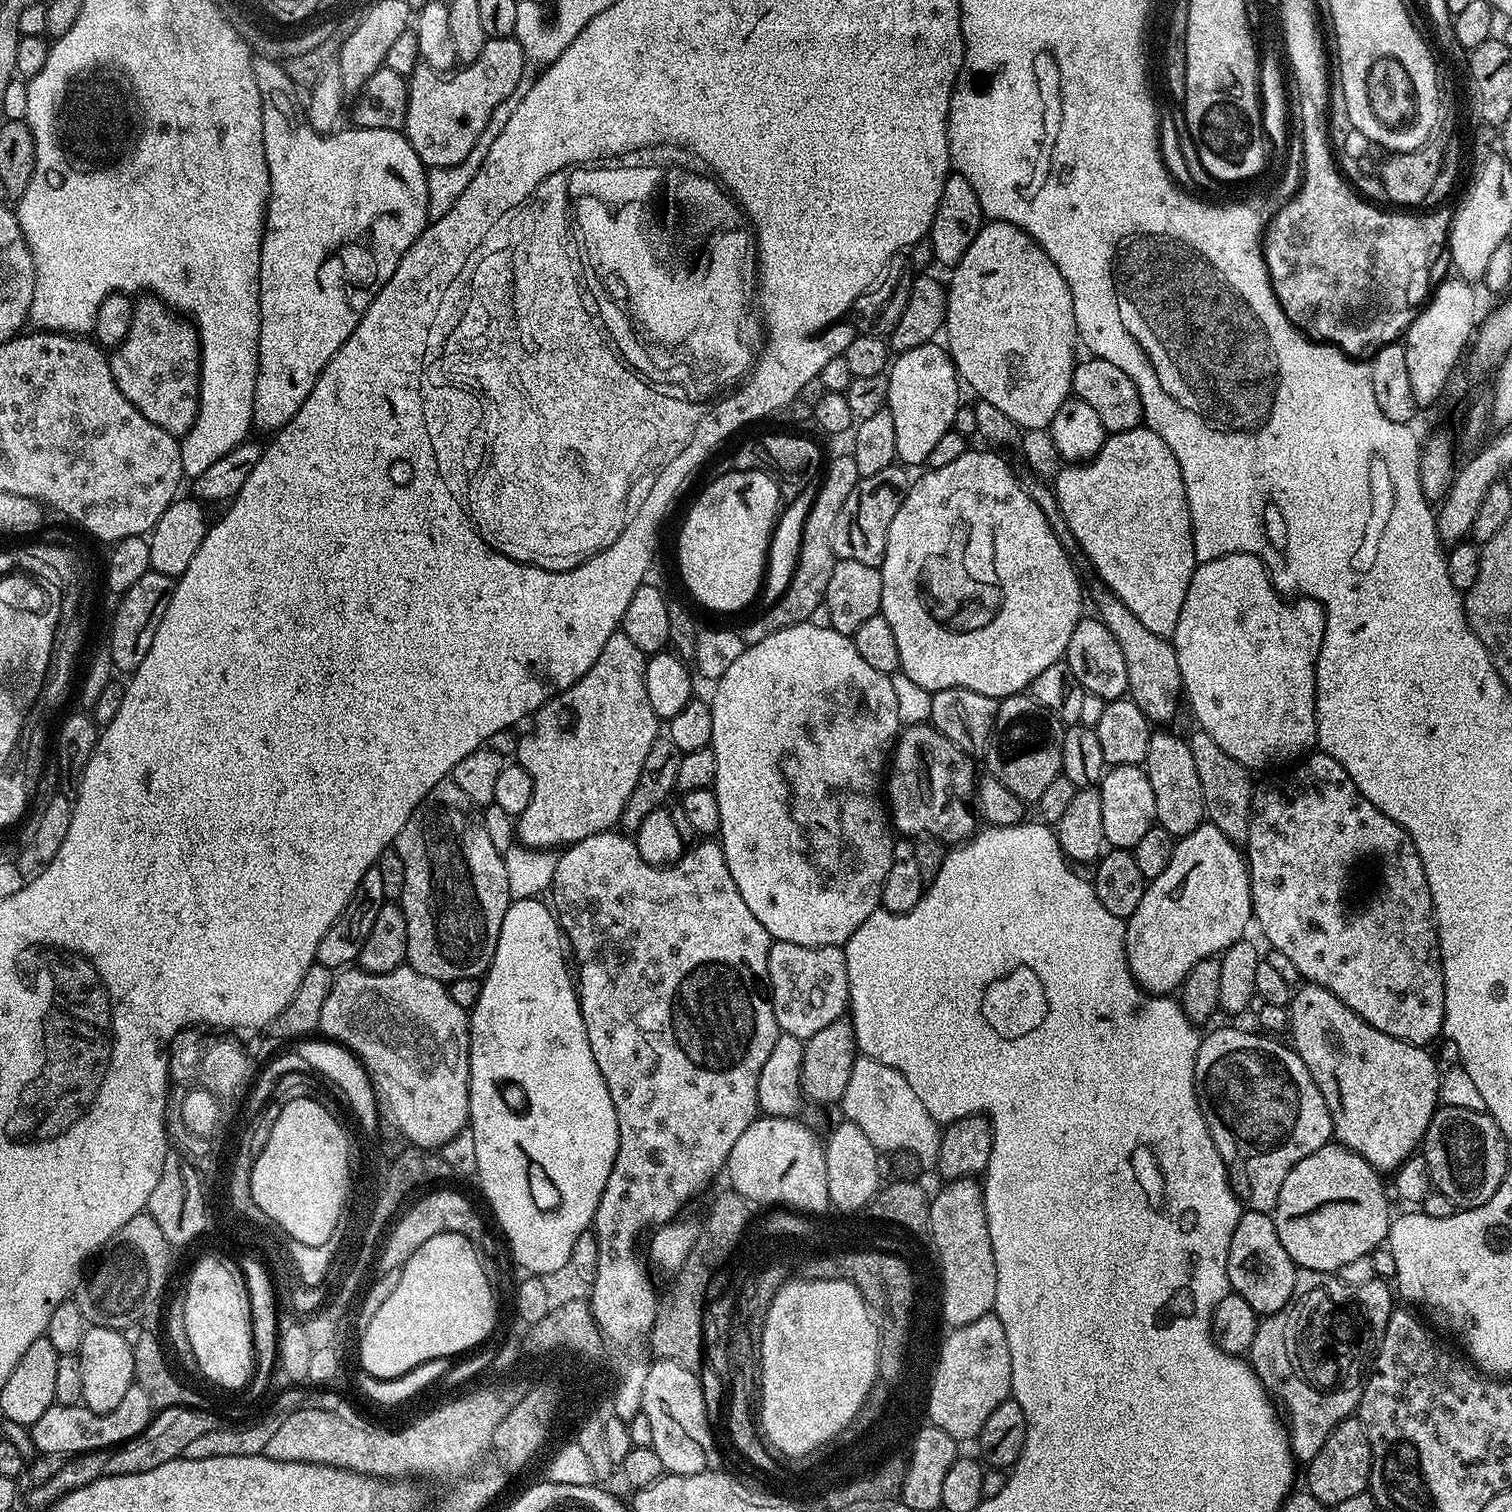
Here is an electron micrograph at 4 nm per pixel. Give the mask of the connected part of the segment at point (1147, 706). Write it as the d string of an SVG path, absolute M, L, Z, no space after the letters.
M1100 590L1096 596L1095 615L1104 623L1106 630L1114 634L1122 654L1126 658L1126 674L1128 675L1127 695L1144 711L1149 721L1168 720L1176 712L1176 703L1182 700L1182 685L1176 649L1165 637L1154 634L1126 610L1126 606L1114 593Z

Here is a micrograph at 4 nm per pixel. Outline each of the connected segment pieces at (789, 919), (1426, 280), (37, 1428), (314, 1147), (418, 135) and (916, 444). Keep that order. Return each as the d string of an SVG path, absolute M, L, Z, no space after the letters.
M799 624L776 631L761 642L745 647L740 656L731 663L710 695L712 713L714 714L714 730L710 747L714 750L714 758L718 761L716 775L716 797L718 810L722 813L722 822L718 833L718 843L724 852L726 866L730 870L730 878L734 878L734 886L738 886L738 894L742 894L742 902L750 906L750 914L762 922L773 941L794 942L798 946L843 946L880 907L882 886L886 886L886 874L890 874L894 828L890 823L890 812L882 795L882 785L886 780L886 765L890 753L895 749L897 739L902 731L898 718L898 697L894 694L892 677L882 670L874 670L861 657L851 637L834 631L832 627L820 627L813 624Z
M1292 44L1292 56L1287 60L1287 63L1289 64L1294 60L1296 60L1296 68L1292 72L1300 72L1300 85L1295 87L1295 91L1300 96L1300 136L1304 139L1301 140L1302 146L1307 151L1308 169L1304 171L1306 174L1306 182L1303 185L1304 191L1295 193L1292 196L1294 203L1289 204L1284 212L1278 212L1275 223L1266 226L1266 231L1262 236L1264 261L1272 279L1272 288L1276 291L1276 297L1282 306L1282 310L1287 314L1288 321L1296 325L1305 336L1317 342L1331 344L1332 347L1339 348L1341 352L1349 357L1360 358L1363 357L1363 352L1369 351L1368 353L1371 353L1373 350L1381 348L1384 344L1399 341L1402 334L1407 332L1414 322L1414 318L1420 313L1421 308L1424 307L1429 299L1430 289L1434 284L1434 279L1432 280L1432 267L1439 262L1440 255L1442 257L1445 255L1448 247L1448 229L1452 227L1453 213L1440 208L1437 212L1426 213L1425 216L1415 216L1412 213L1415 211L1396 210L1400 212L1390 212L1394 210L1385 210L1383 207L1377 206L1375 203L1365 199L1342 175L1334 155L1328 131L1330 106L1324 102L1324 81L1330 78L1330 72L1304 72L1304 68L1316 68L1316 64L1320 64L1320 52L1316 52L1316 48L1312 48L1312 44Z
M134 1382L130 1390L126 1390L122 1402L118 1402L118 1406L114 1406L114 1410L109 1412L95 1412L85 1408L83 1403L74 1406L62 1406L58 1403L50 1405L46 1414L42 1414L42 1418L38 1418L38 1422L30 1426L32 1444L37 1453L66 1456L100 1449L111 1450L142 1434L142 1430L150 1426L153 1415L154 1409L146 1390L142 1390L142 1386Z
M298 1096L287 1101L280 1109L278 1122L274 1122L274 1130L270 1130L270 1138L258 1154L250 1174L250 1190L254 1202L263 1213L268 1214L298 1242L308 1247L318 1247L326 1242L334 1232L334 1224L338 1221L346 1197L344 1180L344 1147L349 1140L349 1133L324 1109L319 1100L310 1100L306 1096Z
M512 36L489 39L482 46L482 54L474 62L457 67L451 74L441 74L432 68L418 66L408 80L408 105L403 133L408 137L414 154L424 163L425 169L458 166L474 142L486 130L490 114L525 79L526 61L520 43Z
M939 343L914 346L914 350L899 353L891 361L888 377L887 407L894 418L894 442L896 458L901 465L927 465L930 450L942 438L953 431L952 423L962 406L960 388L962 381L956 374L956 363L948 355L947 347Z

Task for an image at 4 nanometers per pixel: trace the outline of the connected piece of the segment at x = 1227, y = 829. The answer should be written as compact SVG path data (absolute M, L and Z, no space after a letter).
M1196 730L1190 736L1194 766L1198 766L1198 782L1202 782L1202 798L1204 799L1204 815L1207 823L1218 826L1226 838L1230 838L1237 846L1243 845L1248 839L1248 823L1252 817L1252 793L1254 783L1250 777L1249 769L1230 758L1210 734Z

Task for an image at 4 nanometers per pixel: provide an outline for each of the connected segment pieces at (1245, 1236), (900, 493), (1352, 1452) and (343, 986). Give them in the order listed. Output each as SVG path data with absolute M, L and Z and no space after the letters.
M1241 1211L1238 1226L1234 1226L1234 1238L1230 1238L1228 1255L1228 1283L1261 1317L1271 1316L1282 1310L1294 1294L1297 1267L1290 1254L1282 1250L1278 1242L1278 1230L1271 1215L1266 1212Z
M895 463L886 470L878 470L878 474L860 477L838 513L838 522L834 522L834 554L837 560L862 562L875 568L883 564L890 522L894 522L894 514L898 514L898 506L910 487L908 472L907 467Z
M1359 1418L1343 1420L1326 1438L1322 1450L1307 1461L1307 1492L1323 1504L1346 1502L1346 1498L1354 1498L1354 1494L1369 1491L1368 1479L1372 1473L1372 1451L1366 1438L1366 1430Z
M359 966L349 967L335 977L330 986L330 994L322 1006L322 1018L319 1031L327 1039L343 1044L364 1065L372 1080L372 1085L378 1093L379 1099L388 1103L388 1112L394 1123L400 1127L402 1135L408 1139L409 1145L418 1148L440 1150L444 1144L450 1142L457 1134L469 1127L468 1123L468 1079L470 1078L470 1058L468 1057L468 1018L469 1013L454 998L448 996L448 984L443 980L426 978L426 974L418 974L418 970L401 966L389 972L366 972Z

